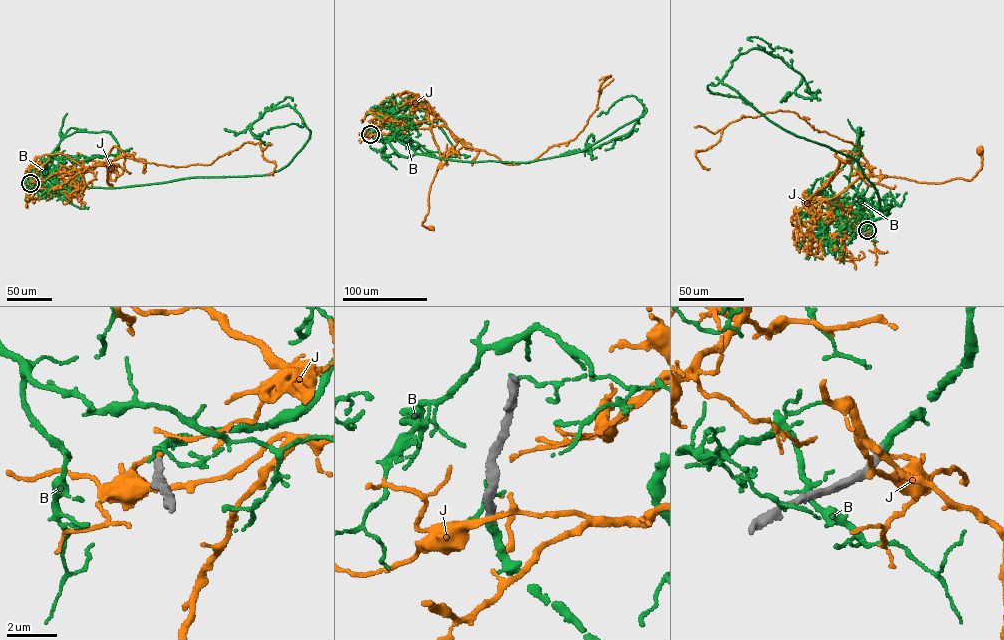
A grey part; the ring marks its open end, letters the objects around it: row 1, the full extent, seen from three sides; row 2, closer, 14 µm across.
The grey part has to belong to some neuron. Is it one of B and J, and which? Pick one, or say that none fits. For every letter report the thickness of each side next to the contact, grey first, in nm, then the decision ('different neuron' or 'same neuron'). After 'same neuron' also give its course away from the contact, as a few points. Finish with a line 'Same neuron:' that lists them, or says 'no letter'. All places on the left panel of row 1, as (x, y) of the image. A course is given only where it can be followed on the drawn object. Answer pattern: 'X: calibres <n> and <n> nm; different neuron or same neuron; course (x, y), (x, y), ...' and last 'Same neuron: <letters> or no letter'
B: calibres 320 and 320 nm; same neuron; course (30, 184), (42, 177), (117, 188), (271, 173), (288, 165), (309, 135), (288, 105), (251, 124), (270, 145)
J: calibres 320 and 150 nm; different neuron
Same neuron: B

